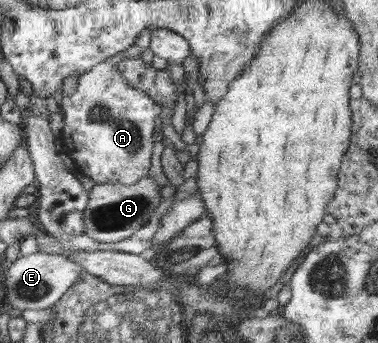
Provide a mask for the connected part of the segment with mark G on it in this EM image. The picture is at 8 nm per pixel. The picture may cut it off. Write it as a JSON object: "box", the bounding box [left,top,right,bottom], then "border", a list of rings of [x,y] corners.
{"box":[84,176,162,243],"border":[[[150,176],[138,181],[138,185],[122,183],[95,184],[90,190],[90,201],[84,212],[86,235],[100,243],[120,243],[144,227],[154,215],[156,208],[162,203],[161,185]]]}

